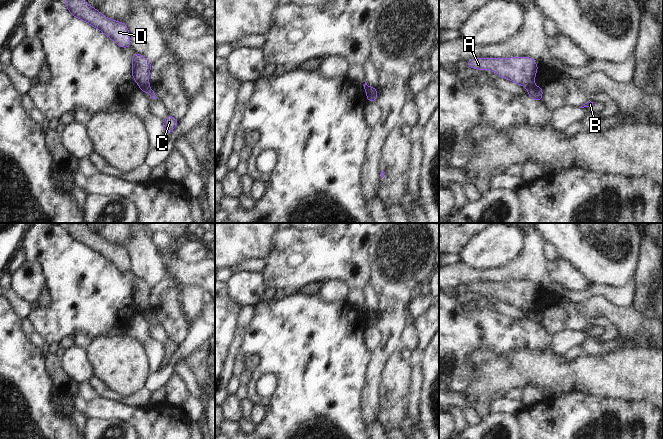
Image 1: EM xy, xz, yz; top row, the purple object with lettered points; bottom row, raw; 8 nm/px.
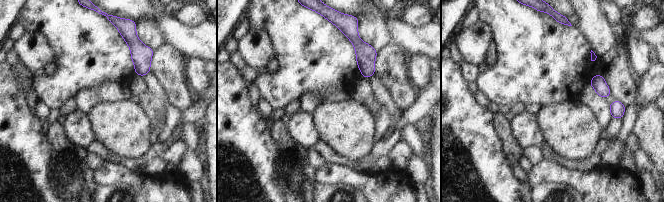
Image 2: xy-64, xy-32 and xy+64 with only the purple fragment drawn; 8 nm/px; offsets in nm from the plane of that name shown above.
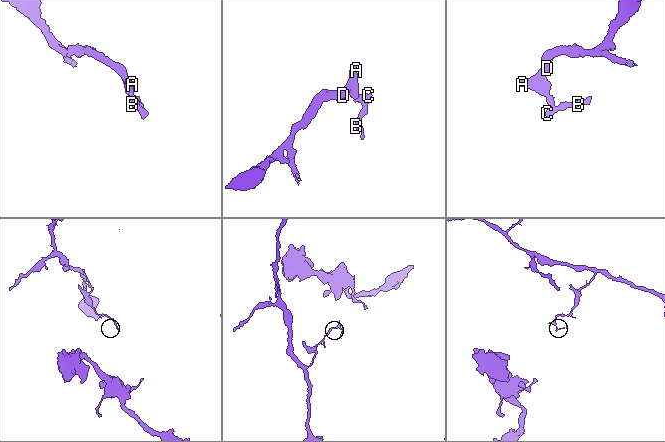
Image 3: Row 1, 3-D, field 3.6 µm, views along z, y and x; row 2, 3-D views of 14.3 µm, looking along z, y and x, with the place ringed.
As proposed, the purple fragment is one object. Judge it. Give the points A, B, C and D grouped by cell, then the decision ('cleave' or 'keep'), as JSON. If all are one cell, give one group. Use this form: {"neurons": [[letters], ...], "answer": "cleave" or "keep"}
{"neurons": [["A", "D"], ["B", "C"]], "answer": "cleave"}

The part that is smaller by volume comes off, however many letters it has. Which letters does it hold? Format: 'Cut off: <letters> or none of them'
Cut off: B, C

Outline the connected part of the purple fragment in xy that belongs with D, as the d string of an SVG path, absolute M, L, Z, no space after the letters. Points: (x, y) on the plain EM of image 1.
M64 223L70 237L111 262L118 270L130 271L130 258L125 247L111 244L81 223Z

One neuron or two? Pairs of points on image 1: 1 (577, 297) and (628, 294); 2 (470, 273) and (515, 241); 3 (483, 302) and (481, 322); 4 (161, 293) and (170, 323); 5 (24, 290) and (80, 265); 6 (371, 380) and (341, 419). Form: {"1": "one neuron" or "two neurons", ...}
{"1": "one neuron", "2": "two neurons", "3": "two neurons", "4": "one neuron", "5": "two neurons", "6": "two neurons"}

